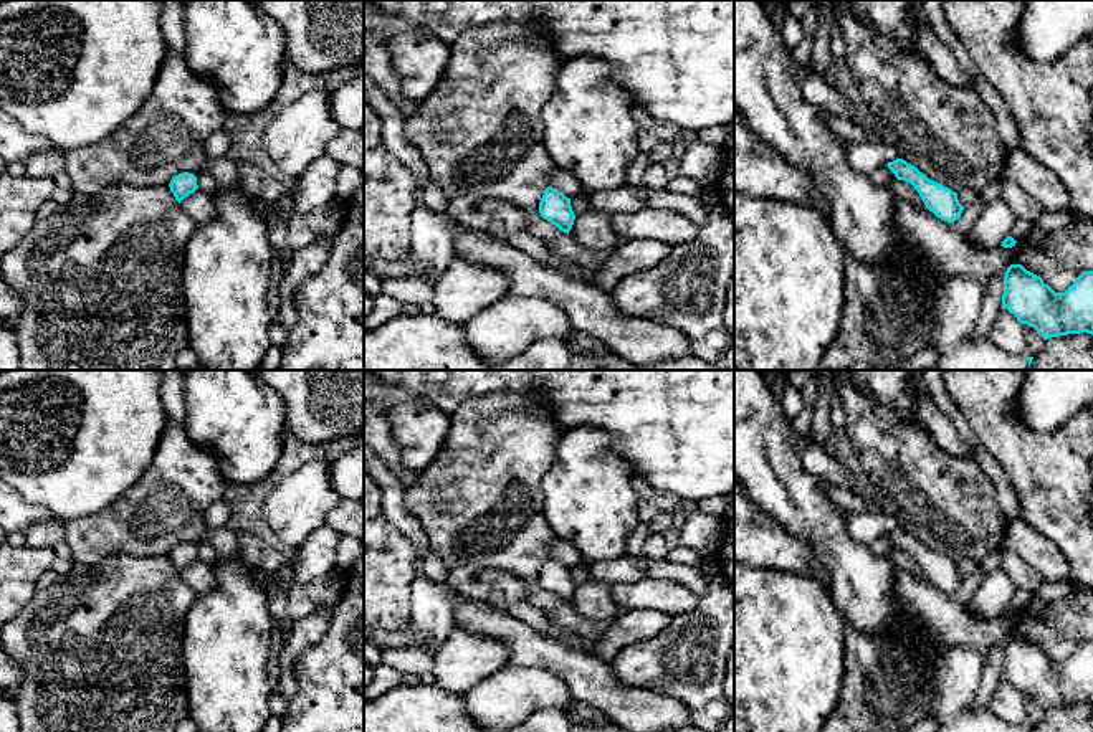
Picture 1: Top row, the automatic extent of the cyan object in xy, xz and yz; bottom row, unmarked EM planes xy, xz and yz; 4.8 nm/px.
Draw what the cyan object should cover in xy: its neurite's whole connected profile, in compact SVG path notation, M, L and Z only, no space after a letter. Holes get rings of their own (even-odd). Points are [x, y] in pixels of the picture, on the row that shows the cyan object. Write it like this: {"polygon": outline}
{"polygon": "M189 172L175 175L169 187L179 203L198 188L197 177Z"}

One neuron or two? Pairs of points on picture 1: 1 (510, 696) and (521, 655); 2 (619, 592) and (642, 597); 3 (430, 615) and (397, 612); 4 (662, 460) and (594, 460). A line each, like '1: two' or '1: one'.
1: two
2: one
3: two
4: two

